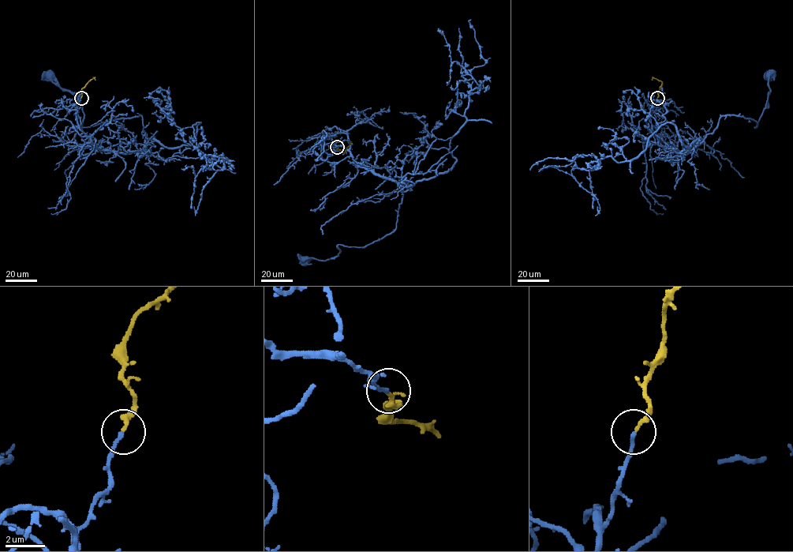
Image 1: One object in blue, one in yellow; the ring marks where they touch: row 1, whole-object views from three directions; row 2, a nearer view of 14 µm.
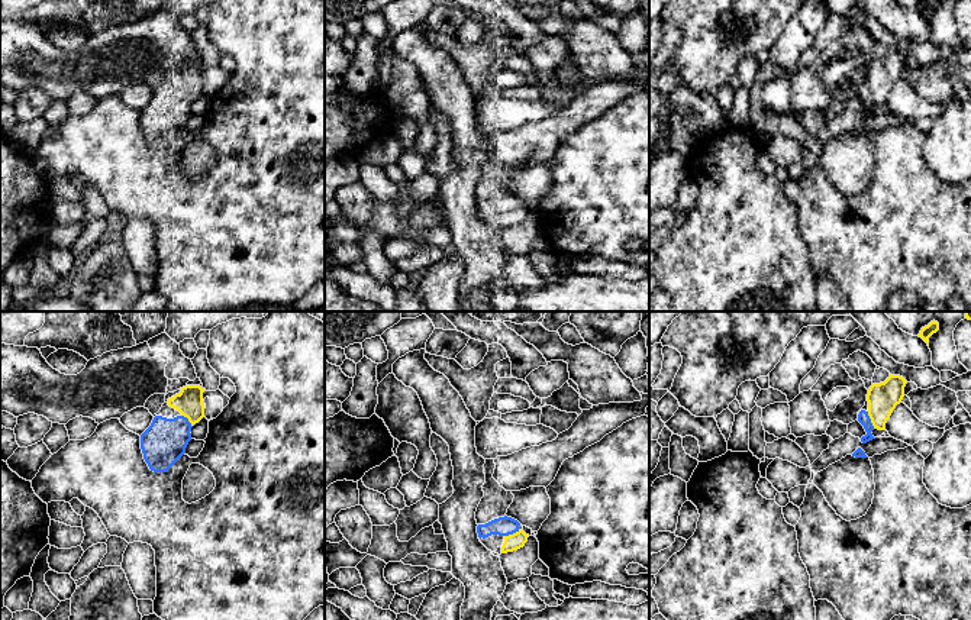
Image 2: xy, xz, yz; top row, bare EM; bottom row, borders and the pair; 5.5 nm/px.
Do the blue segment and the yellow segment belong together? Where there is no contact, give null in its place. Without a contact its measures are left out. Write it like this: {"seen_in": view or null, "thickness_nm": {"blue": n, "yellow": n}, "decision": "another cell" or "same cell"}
{"seen_in": "yz", "thickness_nm": {"blue": 70, "yellow": 170}, "decision": "same cell"}

